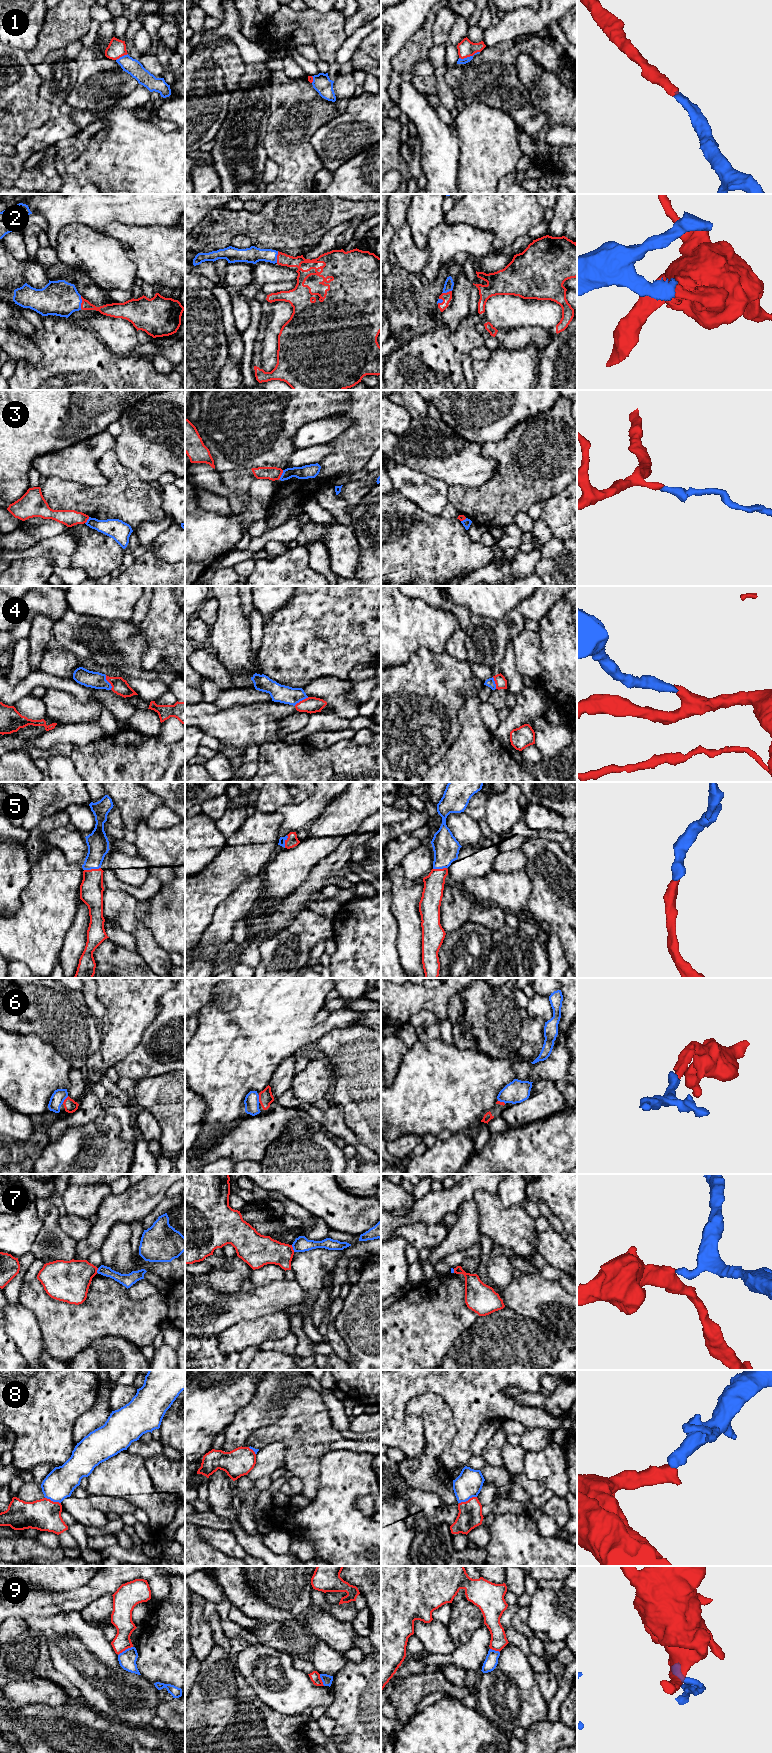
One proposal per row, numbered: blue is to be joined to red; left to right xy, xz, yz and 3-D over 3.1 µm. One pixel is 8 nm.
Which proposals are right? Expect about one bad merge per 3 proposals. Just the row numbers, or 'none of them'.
1, 2, 4, 5, 6, 8

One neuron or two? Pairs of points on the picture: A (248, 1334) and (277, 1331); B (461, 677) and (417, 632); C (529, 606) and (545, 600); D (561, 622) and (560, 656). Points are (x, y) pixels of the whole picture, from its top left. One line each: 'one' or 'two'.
A: one
B: two
C: one
D: one

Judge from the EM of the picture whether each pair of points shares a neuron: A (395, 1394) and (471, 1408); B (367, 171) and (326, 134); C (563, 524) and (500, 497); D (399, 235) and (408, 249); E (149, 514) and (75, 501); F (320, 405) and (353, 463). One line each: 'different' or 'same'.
A: same
B: different
C: different
D: same
E: same
F: different

